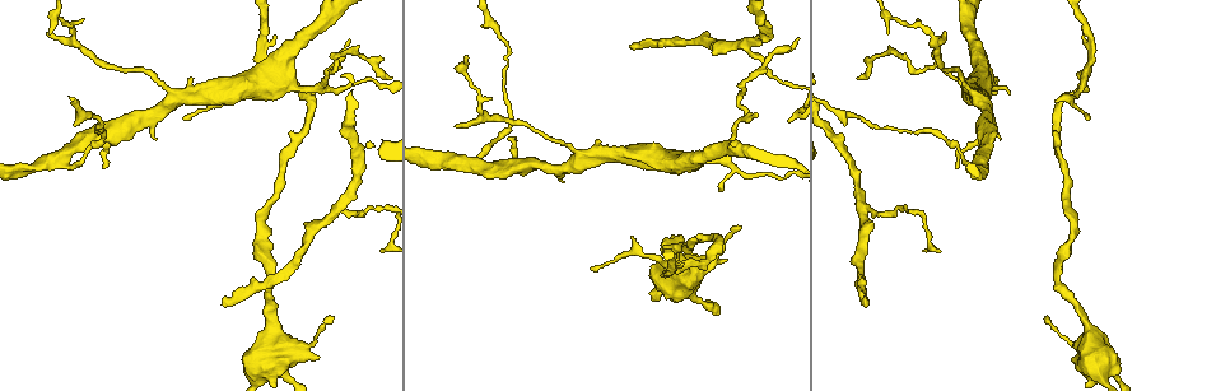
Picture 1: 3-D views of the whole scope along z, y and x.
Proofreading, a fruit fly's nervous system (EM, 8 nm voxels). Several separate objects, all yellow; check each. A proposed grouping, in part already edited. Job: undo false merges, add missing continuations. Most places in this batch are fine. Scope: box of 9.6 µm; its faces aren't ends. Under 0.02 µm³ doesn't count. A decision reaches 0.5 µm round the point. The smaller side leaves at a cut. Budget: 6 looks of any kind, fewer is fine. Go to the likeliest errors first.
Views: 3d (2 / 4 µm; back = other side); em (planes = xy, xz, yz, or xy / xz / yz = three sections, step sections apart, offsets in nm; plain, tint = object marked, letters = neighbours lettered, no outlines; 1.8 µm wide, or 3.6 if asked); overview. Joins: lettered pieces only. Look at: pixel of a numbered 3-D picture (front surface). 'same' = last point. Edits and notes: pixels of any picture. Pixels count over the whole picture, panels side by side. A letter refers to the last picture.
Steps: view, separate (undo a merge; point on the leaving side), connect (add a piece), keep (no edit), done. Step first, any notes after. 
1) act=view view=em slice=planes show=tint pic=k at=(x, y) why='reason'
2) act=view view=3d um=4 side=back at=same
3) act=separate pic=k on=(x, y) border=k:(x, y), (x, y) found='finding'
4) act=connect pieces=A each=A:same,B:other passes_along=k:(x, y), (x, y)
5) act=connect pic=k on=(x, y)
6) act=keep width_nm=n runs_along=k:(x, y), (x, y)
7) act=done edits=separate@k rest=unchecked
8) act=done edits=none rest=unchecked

act=view view=em slice=planes show=letters pic=1 at=(864, 306) why='end of a long branch'

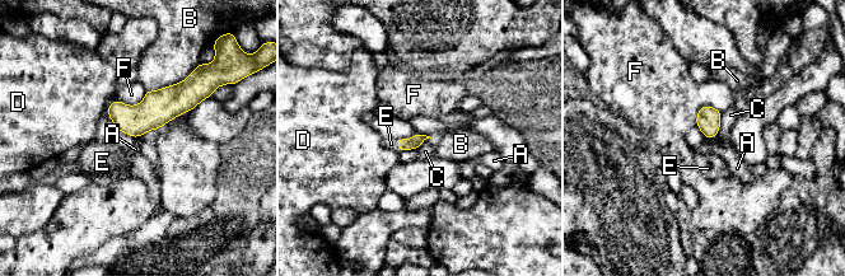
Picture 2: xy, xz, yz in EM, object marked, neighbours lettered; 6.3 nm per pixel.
act=connect pieces=E each=A:other,B:other,C:other,D:other,E:same,F:other found='the neuron continues'

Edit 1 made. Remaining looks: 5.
act=view view=overview

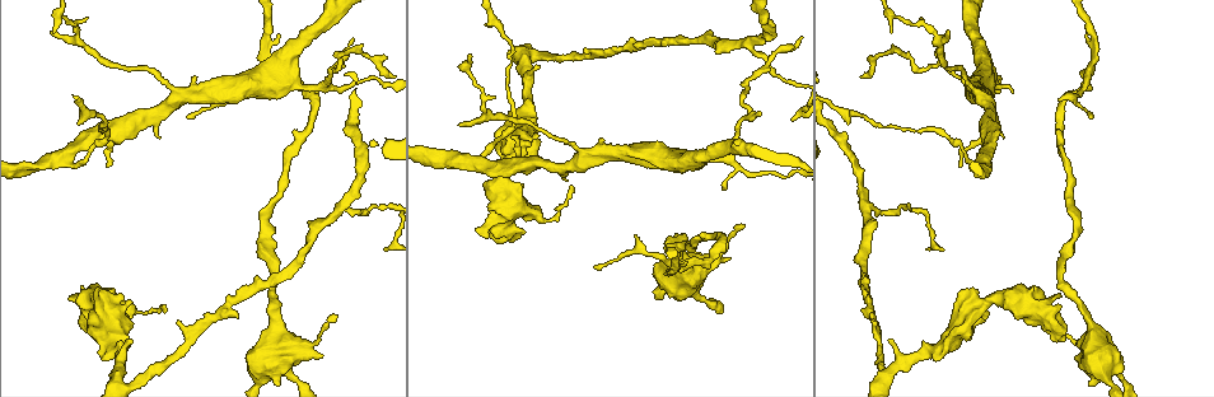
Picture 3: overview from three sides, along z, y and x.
act=view view=3d um=4 pic=3 at=(867, 207) why='two arms in line, one across'

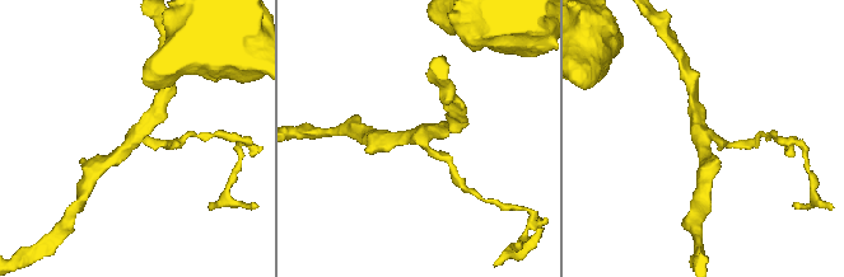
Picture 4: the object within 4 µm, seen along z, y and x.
act=view view=em slice=planes show=letters pic=4 at=(137, 137) arms=3

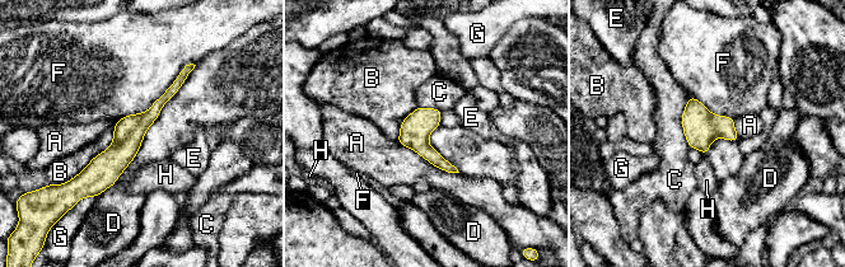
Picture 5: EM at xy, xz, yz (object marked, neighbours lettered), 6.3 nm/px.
act=keep each=A:other,B:other,C:other,D:other,E:other,F:other,G:other,H:other border=5:(396, 140), (435, 167), (458, 173) found='continuous, no second neuron'

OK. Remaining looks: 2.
act=view view=3d um=4 pic=3 at=(984, 321) why='thick end'

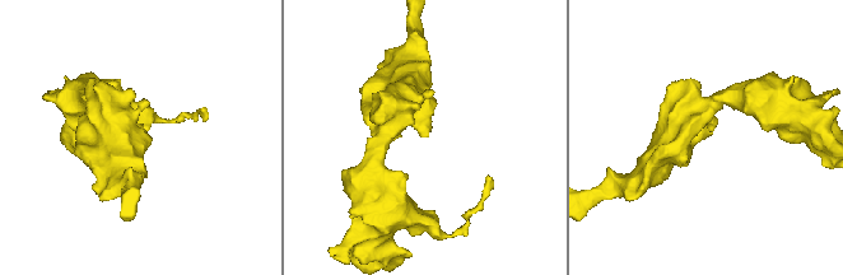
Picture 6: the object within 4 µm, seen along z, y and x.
act=view view=em um=3.6 slice=planes show=letters pic=6 at=(712, 132) why='shape alone is not enough'

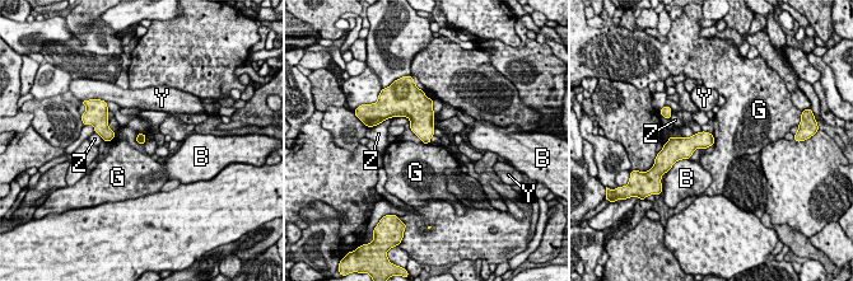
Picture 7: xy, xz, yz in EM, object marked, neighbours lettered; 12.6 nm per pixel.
act=keep each=B:other,G:other,Y:other,Z:other border=7:(712, 134), (714, 144) found='no lettered piece goes on from it'

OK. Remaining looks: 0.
act=done edits=connect@2 rest=unchecked

